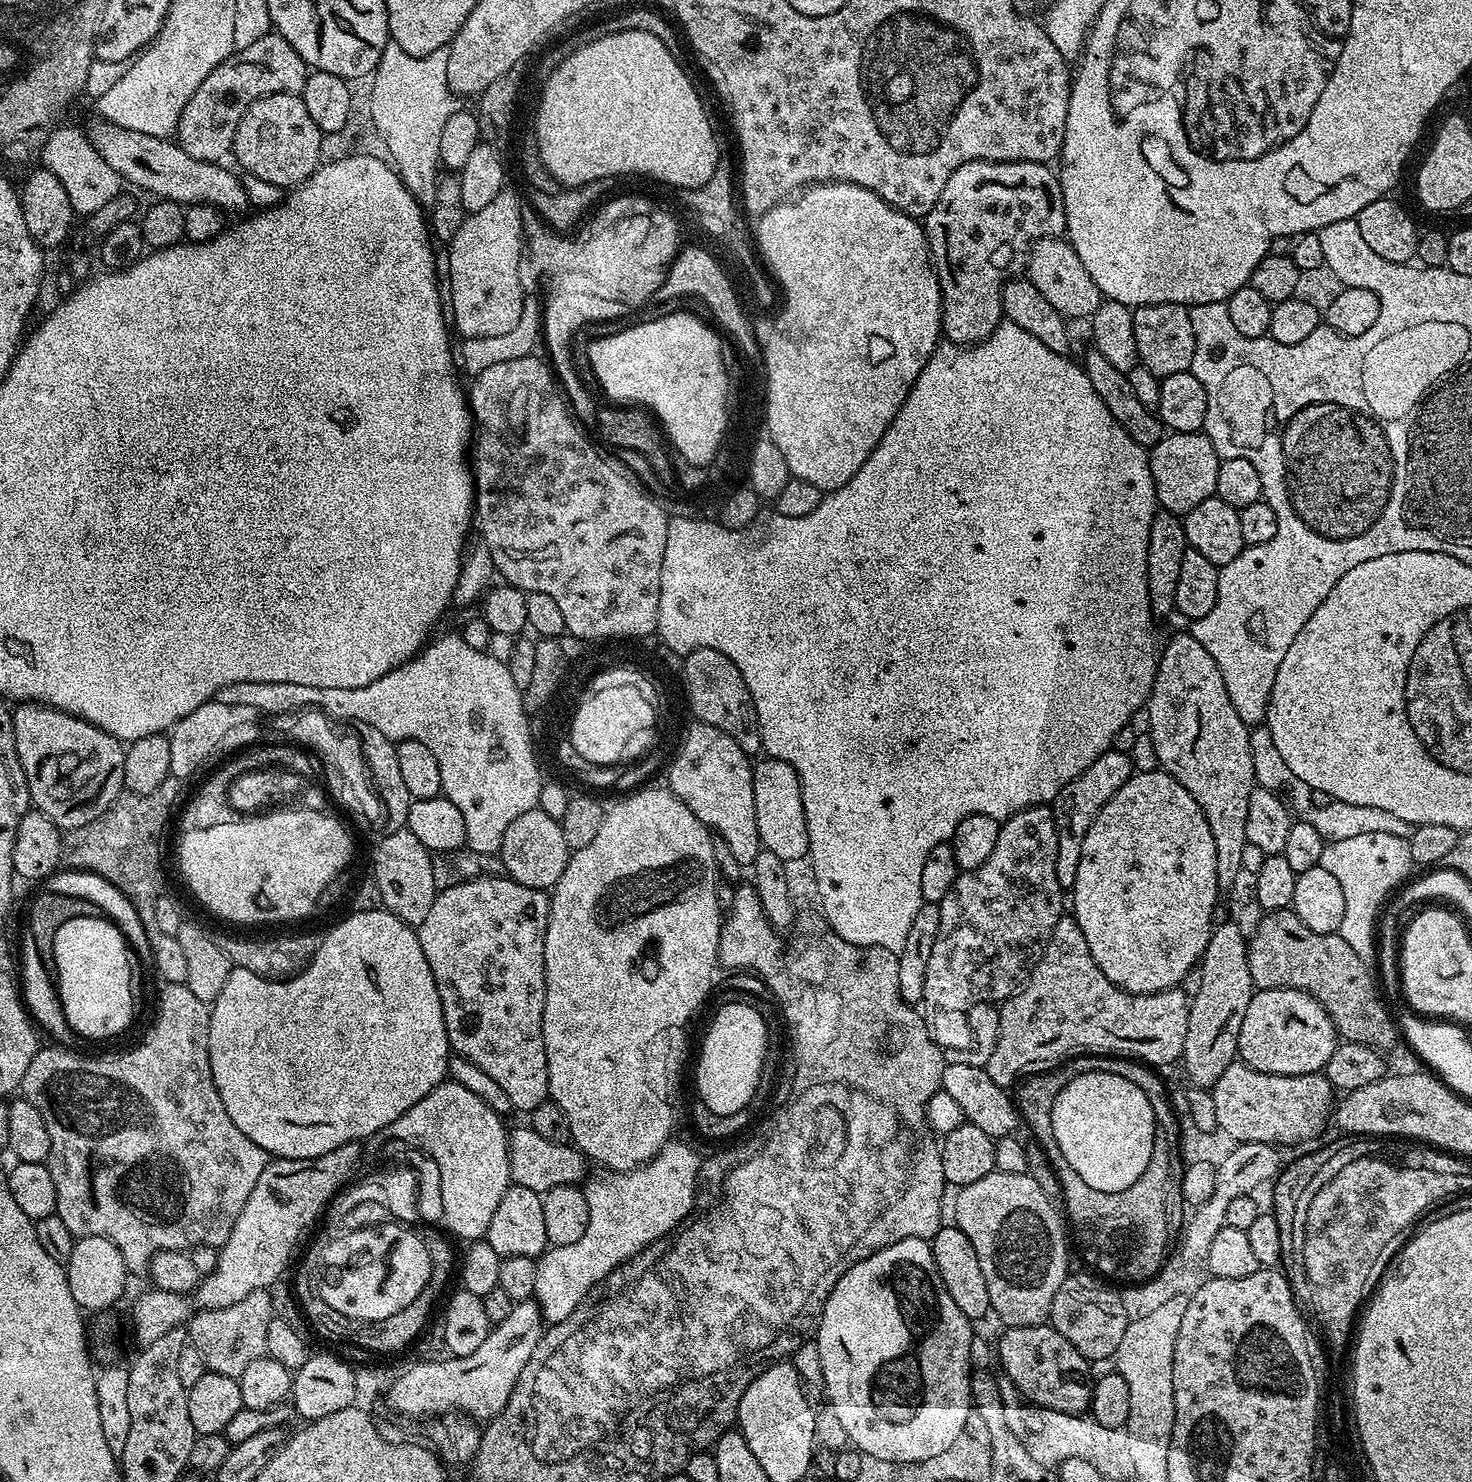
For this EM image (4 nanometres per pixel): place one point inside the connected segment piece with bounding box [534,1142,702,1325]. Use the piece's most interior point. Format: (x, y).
(629, 1211)

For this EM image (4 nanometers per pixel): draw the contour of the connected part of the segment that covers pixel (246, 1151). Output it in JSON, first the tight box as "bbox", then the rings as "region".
{"bbox":[19,983,270,1274],"region":[[[185,983],[164,984],[161,989],[160,1005],[156,1008],[156,1021],[137,1048],[132,1048],[121,1056],[100,1056],[97,1060],[87,1060],[84,1056],[75,1056],[71,1052],[73,1049],[68,1046],[41,1047],[34,1054],[19,1087],[23,1099],[29,1100],[34,1110],[42,1114],[42,1122],[46,1122],[46,1134],[50,1134],[50,1154],[46,1163],[50,1170],[50,1178],[54,1178],[55,1215],[60,1216],[62,1222],[66,1222],[73,1238],[101,1236],[114,1242],[114,1246],[118,1246],[126,1262],[129,1273],[132,1274],[147,1273],[152,1255],[162,1250],[183,1252],[198,1246],[220,1249],[226,1242],[226,1238],[230,1238],[230,1230],[234,1230],[234,1222],[242,1206],[246,1206],[246,1198],[250,1198],[250,1190],[254,1190],[258,1178],[262,1178],[262,1170],[266,1170],[266,1166],[270,1163],[270,1157],[262,1150],[262,1146],[258,1146],[258,1142],[250,1142],[250,1138],[246,1138],[246,1134],[242,1134],[242,1130],[234,1126],[234,1121],[230,1118],[230,1114],[226,1114],[226,1106],[222,1106],[222,1098],[214,1086],[208,1049],[209,1005],[204,1004],[202,998],[196,997]]]}

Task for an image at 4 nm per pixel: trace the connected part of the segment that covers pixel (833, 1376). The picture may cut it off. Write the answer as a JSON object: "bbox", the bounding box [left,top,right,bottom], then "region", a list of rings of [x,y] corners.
{"bbox":[814,1238,974,1464],"region":[[[906,1238],[902,1242],[894,1242],[894,1246],[886,1246],[878,1250],[870,1258],[850,1266],[842,1278],[830,1290],[820,1319],[814,1329],[814,1342],[818,1346],[818,1355],[822,1358],[822,1378],[824,1379],[823,1395],[828,1395],[827,1403],[835,1414],[838,1414],[843,1429],[846,1430],[851,1447],[859,1453],[873,1455],[896,1464],[920,1463],[939,1453],[945,1453],[949,1445],[963,1433],[966,1426],[967,1412],[974,1408],[971,1392],[971,1380],[974,1365],[970,1362],[970,1344],[974,1335],[974,1324],[958,1310],[954,1298],[942,1286],[942,1278],[938,1274],[938,1266],[934,1262],[932,1245],[927,1240]]]}

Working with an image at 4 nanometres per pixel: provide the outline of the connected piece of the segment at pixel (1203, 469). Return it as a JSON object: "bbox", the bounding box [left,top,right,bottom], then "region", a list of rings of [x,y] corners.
{"bbox":[1148,430,1222,518],"region":[[[1203,430],[1199,432],[1168,432],[1148,453],[1150,474],[1154,478],[1157,505],[1163,511],[1183,518],[1198,502],[1216,495],[1218,466],[1222,457],[1214,450],[1214,442]]]}

